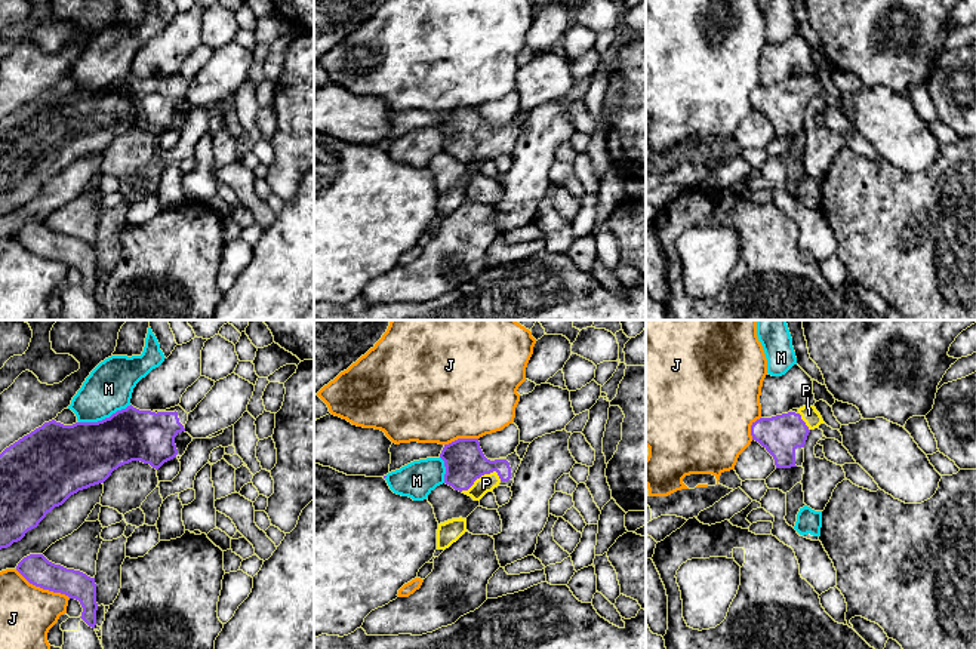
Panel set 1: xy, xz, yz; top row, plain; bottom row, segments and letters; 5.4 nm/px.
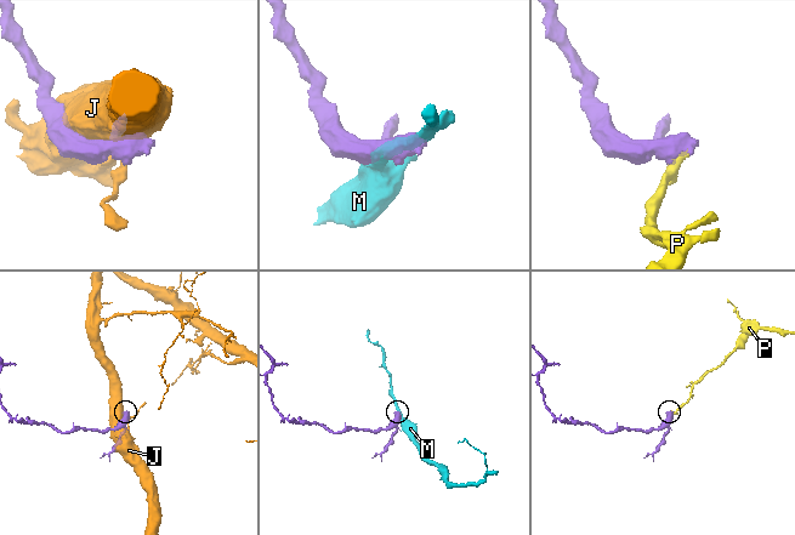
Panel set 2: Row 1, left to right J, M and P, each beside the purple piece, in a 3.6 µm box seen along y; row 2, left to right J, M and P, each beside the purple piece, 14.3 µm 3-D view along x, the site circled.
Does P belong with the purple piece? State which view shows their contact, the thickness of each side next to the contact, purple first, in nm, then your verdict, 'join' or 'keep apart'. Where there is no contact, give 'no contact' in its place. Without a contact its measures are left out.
xz | 220/100 nm | join

